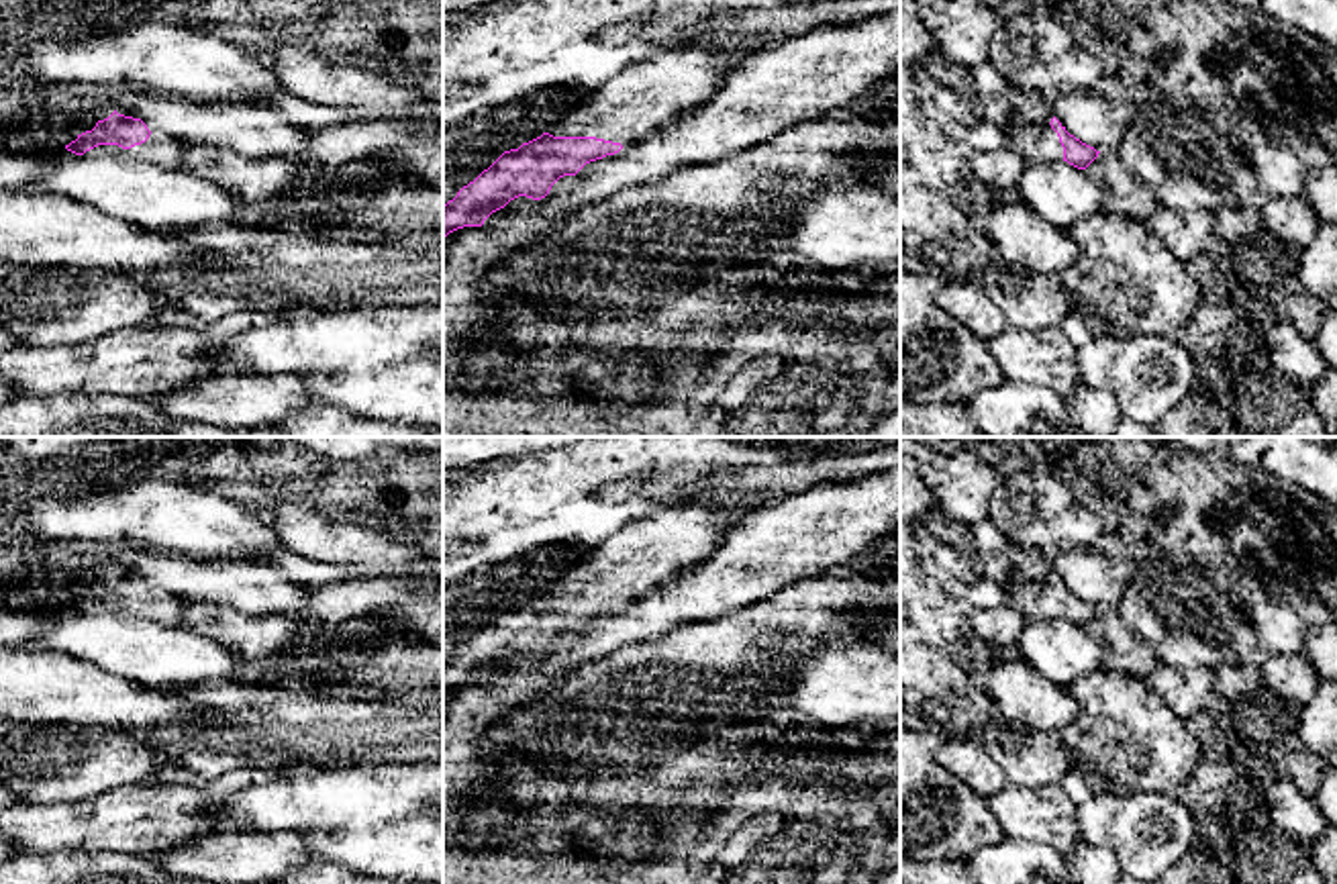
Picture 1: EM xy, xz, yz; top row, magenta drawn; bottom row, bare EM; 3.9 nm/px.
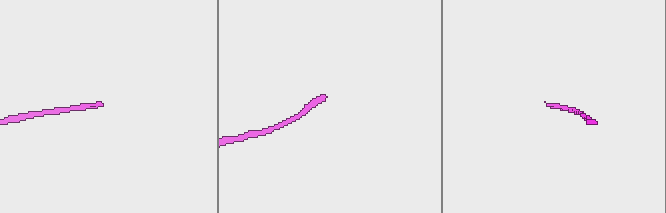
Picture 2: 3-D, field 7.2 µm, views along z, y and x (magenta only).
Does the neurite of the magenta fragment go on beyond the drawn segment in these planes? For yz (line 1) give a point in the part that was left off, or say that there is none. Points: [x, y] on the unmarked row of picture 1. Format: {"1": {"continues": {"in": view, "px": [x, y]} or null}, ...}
{"1": {"continues": {"in": "yz", "px": [1035, 601]}}}

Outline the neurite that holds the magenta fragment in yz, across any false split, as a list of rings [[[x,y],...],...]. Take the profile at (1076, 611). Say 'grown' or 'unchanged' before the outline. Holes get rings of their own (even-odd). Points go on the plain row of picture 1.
grown; [[[1053,574],[1049,582],[1021,582],[1004,586],[1006,604],[1017,608],[1027,621],[1068,619],[1086,627],[1100,608],[1082,600],[1066,588]]]

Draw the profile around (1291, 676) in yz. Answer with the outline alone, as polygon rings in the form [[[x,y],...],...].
[[[1304,653],[1261,655],[1257,661],[1264,688],[1294,706],[1302,706],[1313,698],[1319,676]]]

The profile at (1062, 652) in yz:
[[[1063,617],[1027,621],[1017,647],[1027,666],[1063,688],[1098,670],[1102,659],[1098,641]]]

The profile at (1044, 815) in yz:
[[[1006,784],[988,798],[988,811],[1006,839],[1023,839],[1059,853],[1068,853],[1082,839],[1078,804],[1059,784],[1035,788]]]

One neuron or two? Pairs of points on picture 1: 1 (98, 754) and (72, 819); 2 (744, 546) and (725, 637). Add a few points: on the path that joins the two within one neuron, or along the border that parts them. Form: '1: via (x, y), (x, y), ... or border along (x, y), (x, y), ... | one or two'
1: border along (127, 787), (78, 801), (33, 805) | two
2: border along (776, 593), (709, 619), (684, 623) | two

